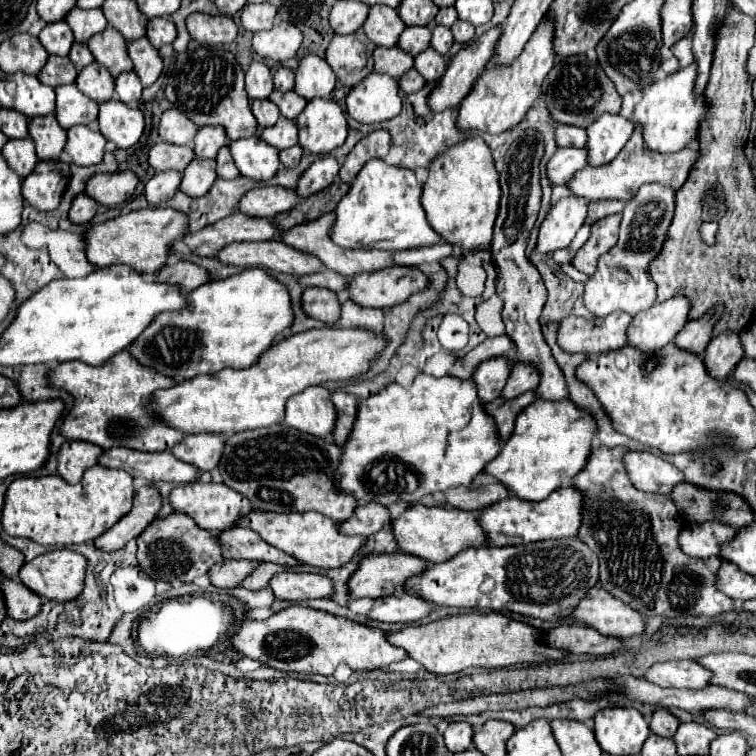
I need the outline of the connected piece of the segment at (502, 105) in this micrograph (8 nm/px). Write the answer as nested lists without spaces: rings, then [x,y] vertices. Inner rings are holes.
[[[541,21],[537,31],[533,33],[529,45],[525,45],[521,57],[509,65],[509,69],[485,69],[483,77],[475,81],[471,93],[461,101],[459,115],[457,115],[457,129],[473,129],[473,131],[485,131],[491,135],[505,133],[513,127],[517,127],[533,101],[541,95],[543,81],[553,67],[555,53],[553,53],[553,25],[549,21]]]

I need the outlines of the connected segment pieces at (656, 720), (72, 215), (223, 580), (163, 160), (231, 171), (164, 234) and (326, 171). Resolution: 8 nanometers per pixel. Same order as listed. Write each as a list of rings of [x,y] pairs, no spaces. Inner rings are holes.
[[[657,709],[651,719],[651,731],[661,737],[673,737],[679,723],[681,721],[675,715],[671,715],[667,709]]]
[[[79,193],[73,199],[71,211],[69,211],[69,219],[73,223],[89,223],[95,217],[97,209],[99,209],[99,203],[95,199],[91,199],[87,193]]]
[[[221,561],[209,569],[211,585],[217,589],[237,587],[253,569],[257,567],[255,561]]]
[[[157,143],[149,149],[149,165],[155,171],[185,171],[185,167],[195,159],[193,145],[173,145],[173,143]]]
[[[221,147],[219,155],[217,155],[217,175],[221,179],[235,179],[235,177],[239,177],[239,169],[235,167],[233,157],[231,157],[227,147]]]
[[[147,207],[137,209],[117,219],[95,223],[85,233],[85,255],[87,261],[95,267],[107,267],[115,263],[129,265],[143,277],[155,277],[157,269],[167,263],[169,245],[187,233],[187,217],[175,209],[161,209],[161,207]]]
[[[335,157],[317,159],[299,177],[295,191],[297,191],[299,197],[309,197],[309,195],[313,195],[313,193],[329,187],[335,181],[337,173],[339,173],[339,161]]]

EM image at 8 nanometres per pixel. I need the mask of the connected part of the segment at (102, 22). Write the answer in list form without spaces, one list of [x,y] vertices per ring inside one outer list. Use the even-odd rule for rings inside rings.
[[[73,7],[65,19],[75,33],[77,43],[87,43],[93,35],[101,33],[107,27],[107,19],[101,9],[79,9]]]

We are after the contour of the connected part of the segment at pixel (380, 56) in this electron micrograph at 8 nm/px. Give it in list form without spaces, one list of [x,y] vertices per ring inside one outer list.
[[[377,47],[373,51],[375,59],[375,71],[377,73],[389,73],[393,79],[399,79],[403,73],[407,73],[413,67],[413,55],[395,47]]]

